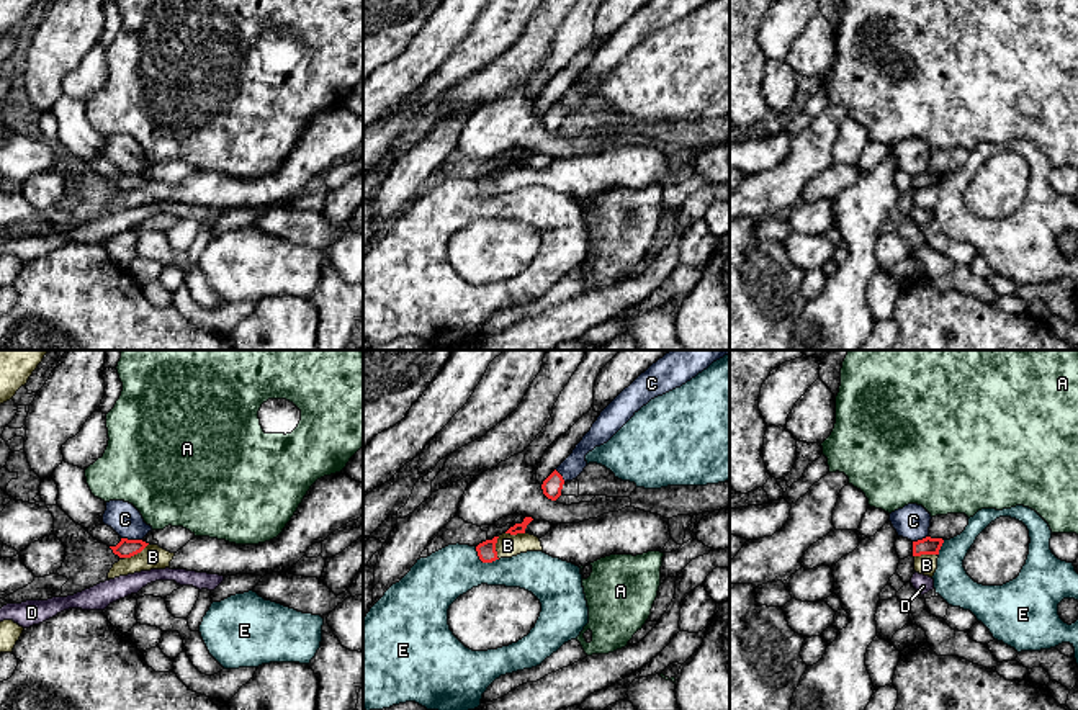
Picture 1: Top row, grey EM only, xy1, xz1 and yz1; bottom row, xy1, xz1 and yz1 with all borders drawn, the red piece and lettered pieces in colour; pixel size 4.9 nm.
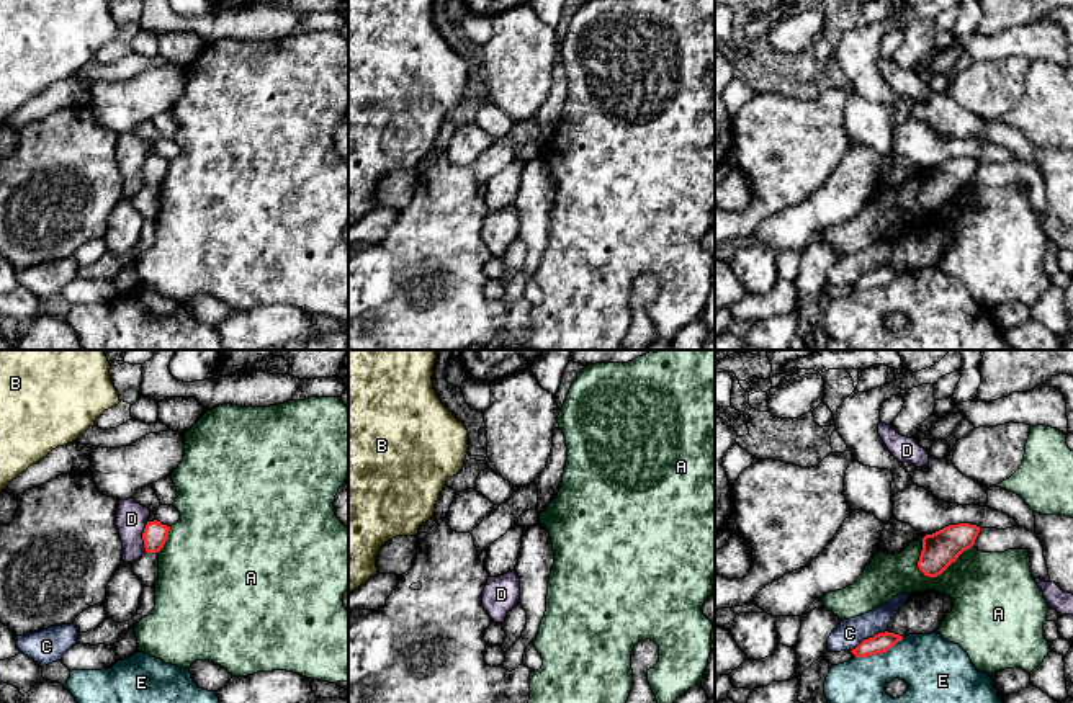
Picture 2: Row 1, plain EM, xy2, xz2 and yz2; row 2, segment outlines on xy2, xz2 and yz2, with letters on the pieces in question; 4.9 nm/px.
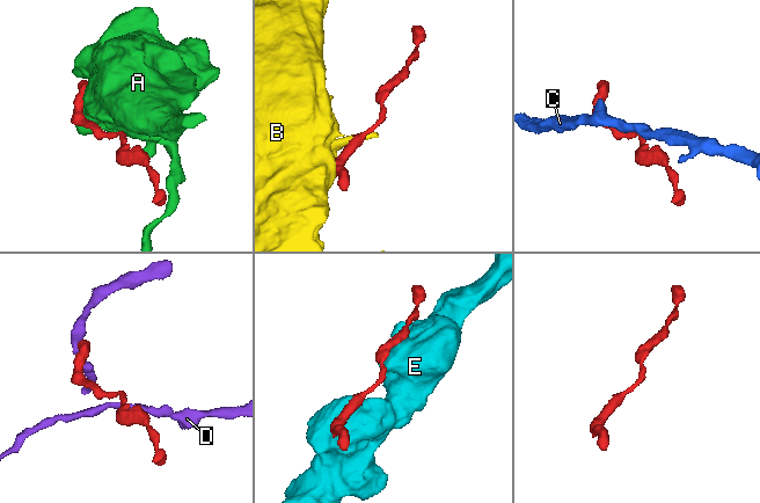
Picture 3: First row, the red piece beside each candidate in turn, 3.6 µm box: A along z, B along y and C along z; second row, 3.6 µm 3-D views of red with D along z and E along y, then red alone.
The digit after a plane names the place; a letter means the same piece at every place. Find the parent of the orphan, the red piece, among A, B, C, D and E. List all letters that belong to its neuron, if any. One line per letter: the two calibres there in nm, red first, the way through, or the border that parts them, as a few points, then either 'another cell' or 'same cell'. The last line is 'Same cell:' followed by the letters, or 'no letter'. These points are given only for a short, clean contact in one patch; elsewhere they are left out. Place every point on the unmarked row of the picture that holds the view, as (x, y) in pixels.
A: 180 nm thick on the red side, 380 nm on the other; border along yz2 (974, 177), (936, 210), (926, 210), (916, 200); another cell
B: 90 nm thick on the red side, 120 nm on the other; border along xy1 (148, 177), (139, 185), (125, 192); another cell
C: 100 nm thick on the red side, 140 nm on the other; another cell
D: 120 nm thick on the red side, 160 nm on the other; border along xy2 (148, 156), (143, 165), (144, 185); another cell
E: 100 nm thick on the red side, 280 nm on the other; another cell
Same cell: no letter

